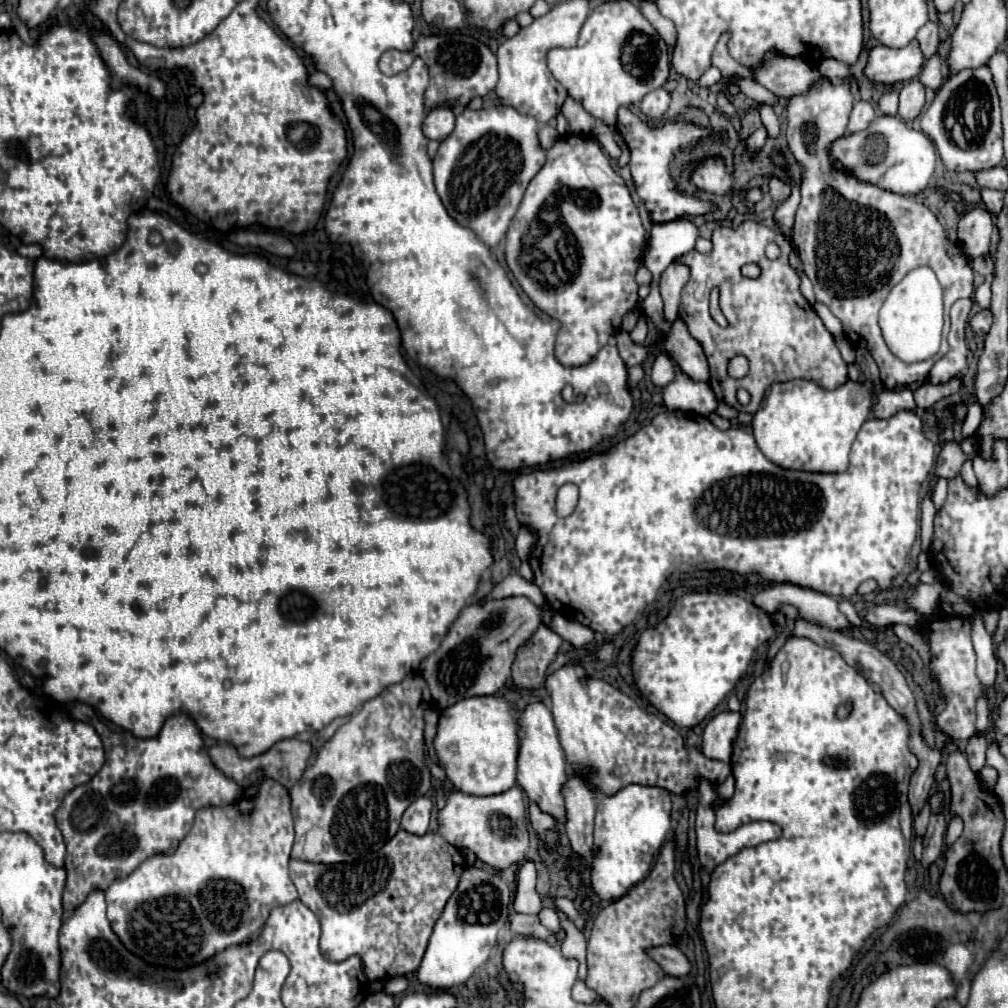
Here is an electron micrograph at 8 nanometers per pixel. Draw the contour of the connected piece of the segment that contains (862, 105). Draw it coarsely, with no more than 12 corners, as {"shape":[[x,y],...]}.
{"shape":[[855,102],[847,132],[865,130],[875,118],[869,102]]}

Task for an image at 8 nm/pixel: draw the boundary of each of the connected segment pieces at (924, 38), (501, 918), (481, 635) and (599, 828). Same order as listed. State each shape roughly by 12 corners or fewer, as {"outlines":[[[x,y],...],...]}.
{"outlines":[[[927,22],[917,32],[923,58],[929,60],[939,46],[939,28]],[[467,868],[433,928],[417,980],[467,982],[507,922],[511,890]],[[525,596],[467,606],[421,662],[437,708],[499,692],[539,628]],[[629,784],[595,812],[591,890],[617,900],[669,828],[665,788]]]}

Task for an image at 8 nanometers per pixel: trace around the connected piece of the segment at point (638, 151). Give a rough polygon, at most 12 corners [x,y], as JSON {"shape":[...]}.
{"shape":[[619,108],[617,130],[651,222],[715,204],[683,196],[669,176],[675,148],[707,136],[693,124],[649,128]]}

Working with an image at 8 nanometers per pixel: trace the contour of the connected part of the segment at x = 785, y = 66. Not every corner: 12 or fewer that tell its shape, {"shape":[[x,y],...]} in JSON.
{"shape":[[769,50],[751,70],[755,82],[783,98],[807,92],[821,76],[801,56]]}

